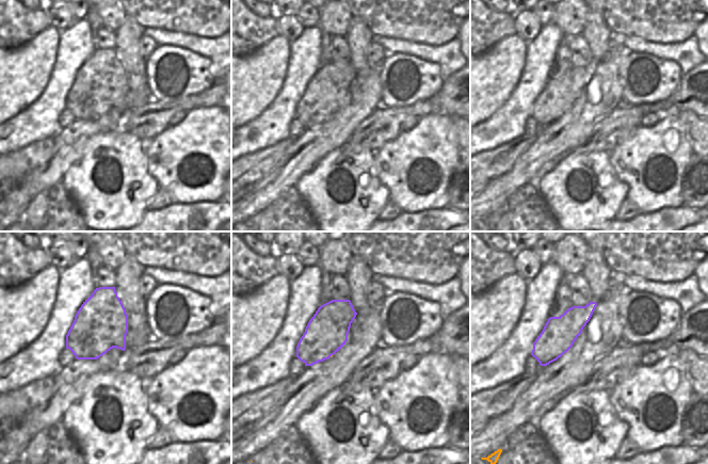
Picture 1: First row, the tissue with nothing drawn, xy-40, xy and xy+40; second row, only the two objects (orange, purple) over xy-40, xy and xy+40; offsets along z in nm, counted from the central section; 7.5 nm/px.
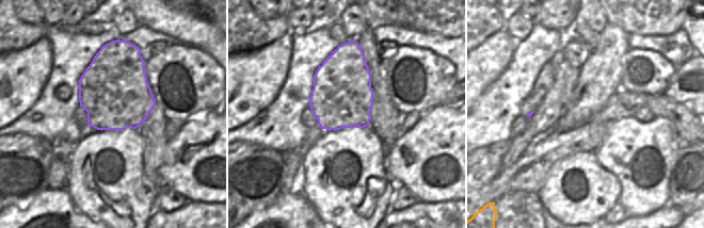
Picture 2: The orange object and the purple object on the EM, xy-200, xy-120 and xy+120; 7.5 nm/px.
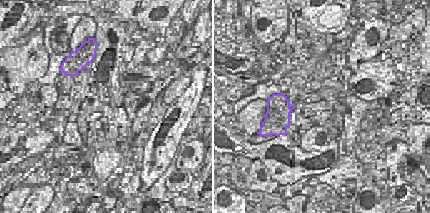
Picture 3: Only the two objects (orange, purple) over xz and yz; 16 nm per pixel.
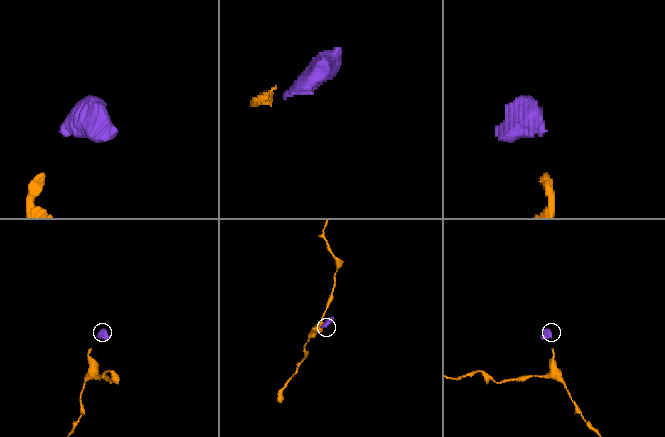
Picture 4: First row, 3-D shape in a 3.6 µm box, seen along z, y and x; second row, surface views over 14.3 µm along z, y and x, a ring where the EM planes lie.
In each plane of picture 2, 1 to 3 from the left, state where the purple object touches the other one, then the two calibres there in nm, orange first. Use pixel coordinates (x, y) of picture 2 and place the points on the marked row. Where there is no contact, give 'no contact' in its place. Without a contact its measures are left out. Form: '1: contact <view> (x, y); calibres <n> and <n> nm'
1: no contact
2: no contact
3: no contact

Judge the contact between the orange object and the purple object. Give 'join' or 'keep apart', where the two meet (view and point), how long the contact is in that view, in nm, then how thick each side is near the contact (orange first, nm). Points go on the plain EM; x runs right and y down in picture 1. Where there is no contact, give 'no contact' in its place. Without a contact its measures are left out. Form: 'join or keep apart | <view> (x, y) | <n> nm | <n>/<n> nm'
join | no contact

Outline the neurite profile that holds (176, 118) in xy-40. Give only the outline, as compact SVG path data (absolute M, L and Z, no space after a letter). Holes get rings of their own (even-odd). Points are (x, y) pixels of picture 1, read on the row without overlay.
M182 110L178 113L174 114L171 117L166 128L174 127L174 126L178 125L179 123L181 123L183 121L183 118L186 117L187 113L188 113L187 111Z

